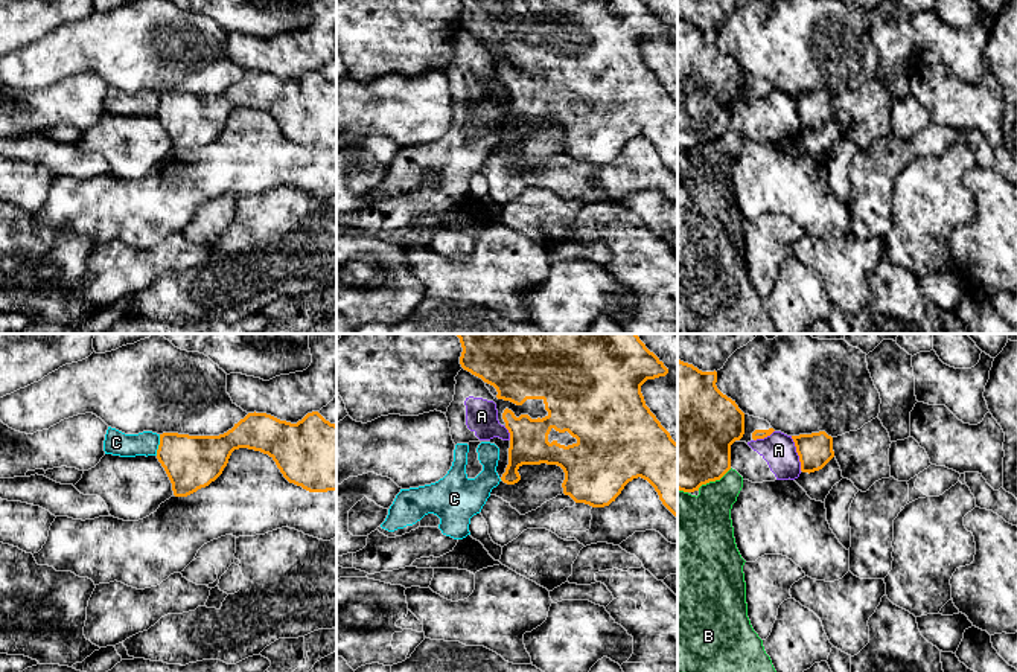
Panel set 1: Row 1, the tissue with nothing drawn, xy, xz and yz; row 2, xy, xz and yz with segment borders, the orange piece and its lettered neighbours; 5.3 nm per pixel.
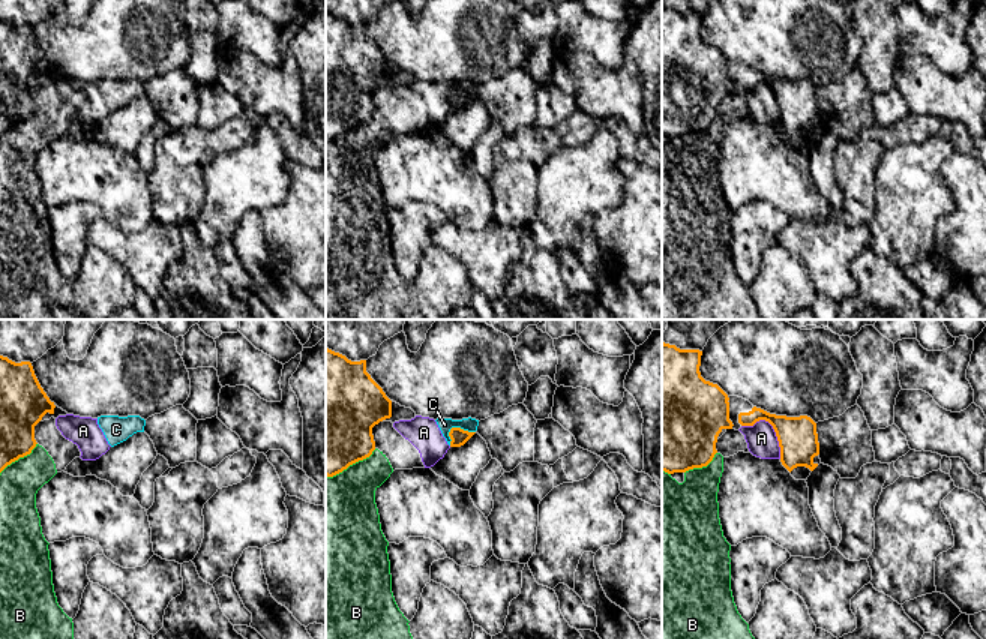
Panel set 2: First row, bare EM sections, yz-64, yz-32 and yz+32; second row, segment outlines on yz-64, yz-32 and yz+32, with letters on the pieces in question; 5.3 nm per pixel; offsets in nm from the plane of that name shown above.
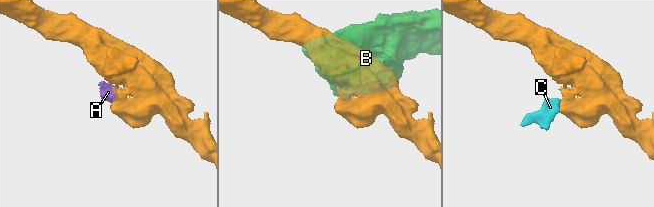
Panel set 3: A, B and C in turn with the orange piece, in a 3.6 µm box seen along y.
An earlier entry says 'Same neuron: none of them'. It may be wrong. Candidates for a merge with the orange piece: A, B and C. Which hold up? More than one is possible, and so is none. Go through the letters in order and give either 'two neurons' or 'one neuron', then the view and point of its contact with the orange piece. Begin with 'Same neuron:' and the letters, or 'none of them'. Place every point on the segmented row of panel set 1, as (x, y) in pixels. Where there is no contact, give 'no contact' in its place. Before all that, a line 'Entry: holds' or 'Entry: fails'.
Entry: holds
Same neuron: none of them
A: two neurons | yz (797, 451)
B: two neurons | yz (714, 480)
C: two neurons | xy (159, 445)

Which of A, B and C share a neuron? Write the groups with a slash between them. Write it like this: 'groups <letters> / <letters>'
groups A B C

